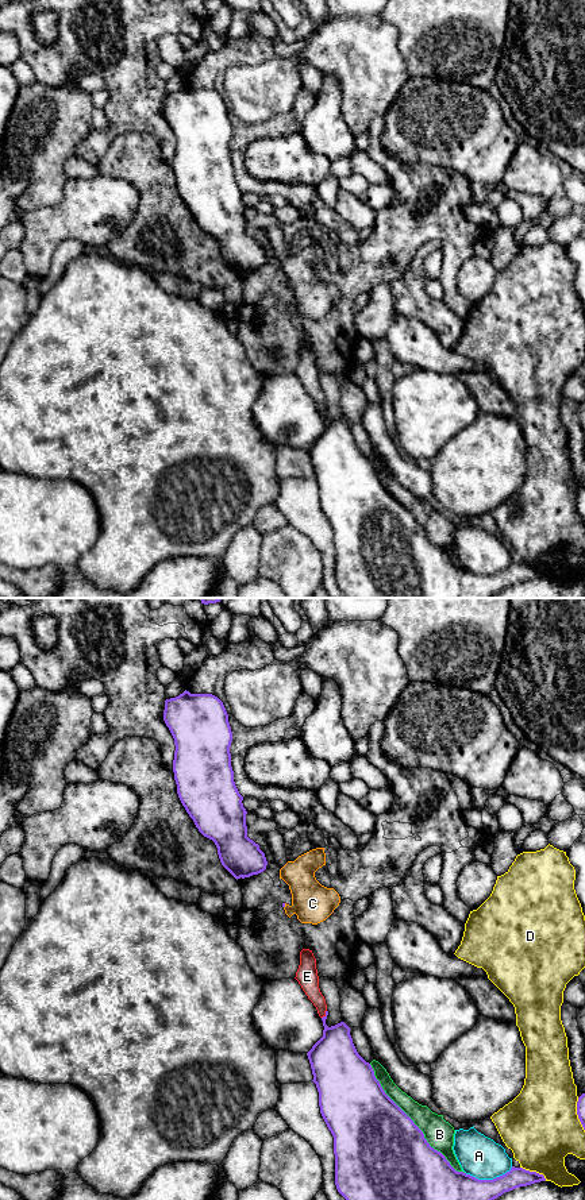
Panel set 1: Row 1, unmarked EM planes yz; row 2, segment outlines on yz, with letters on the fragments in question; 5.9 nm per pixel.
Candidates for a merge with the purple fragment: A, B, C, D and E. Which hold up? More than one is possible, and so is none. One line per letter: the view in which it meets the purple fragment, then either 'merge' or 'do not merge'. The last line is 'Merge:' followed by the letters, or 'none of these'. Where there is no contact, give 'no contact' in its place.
A: yz | do not merge
B: yz | do not merge
C: yz | do not merge
D: yz | do not merge
E: yz | do not merge
Merge: none of these

